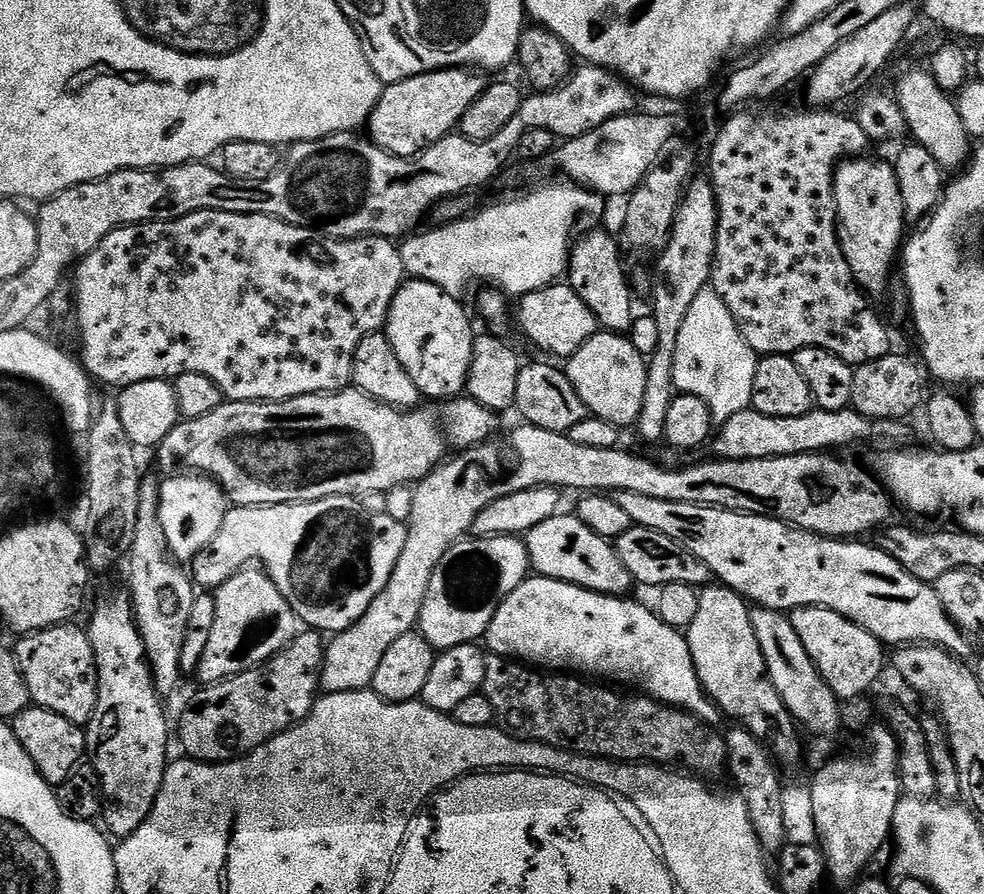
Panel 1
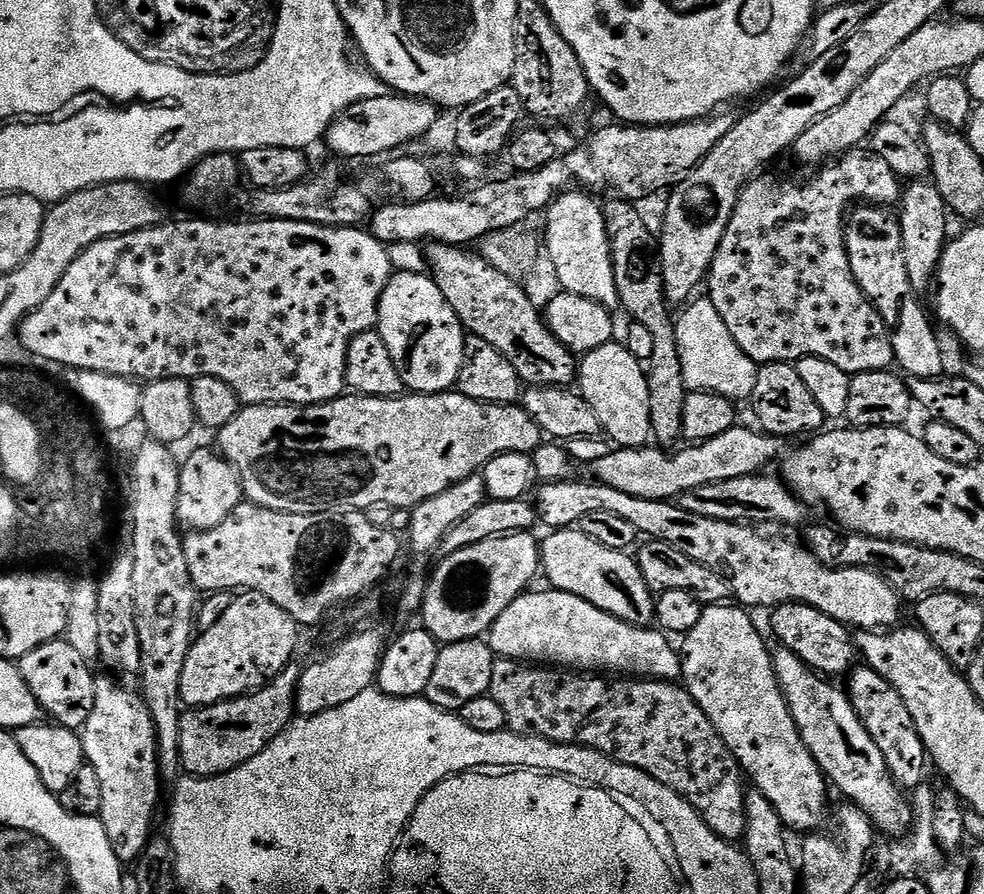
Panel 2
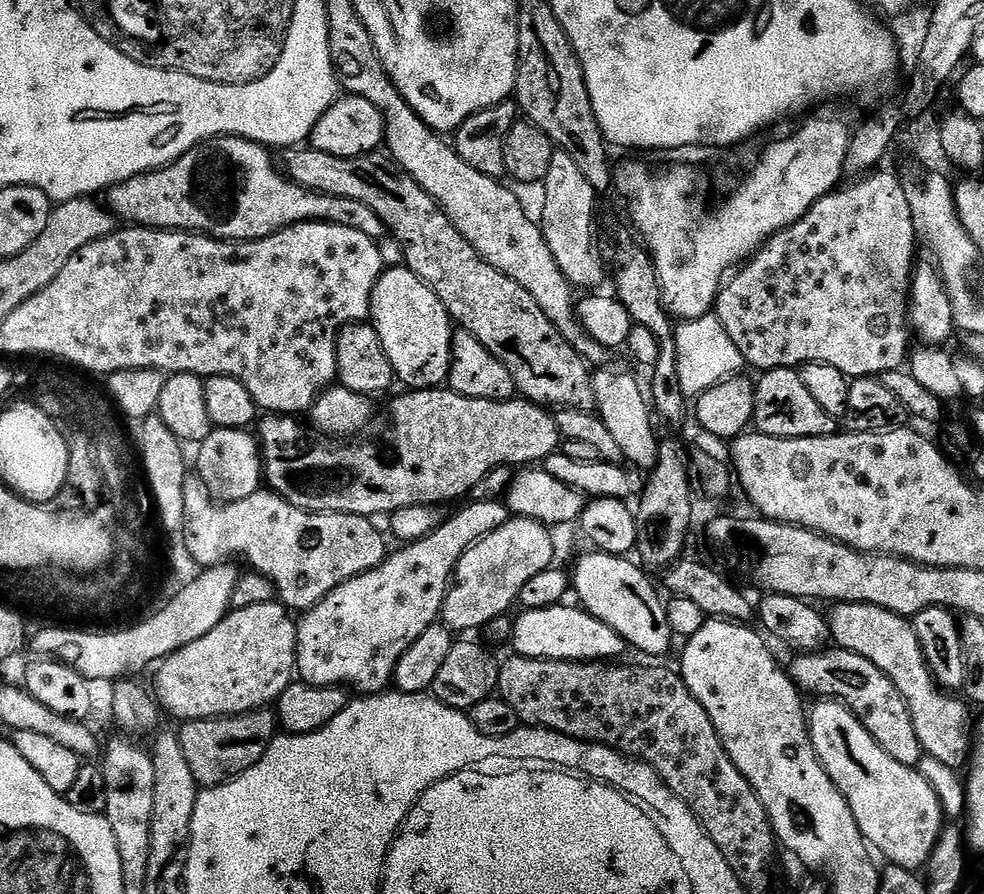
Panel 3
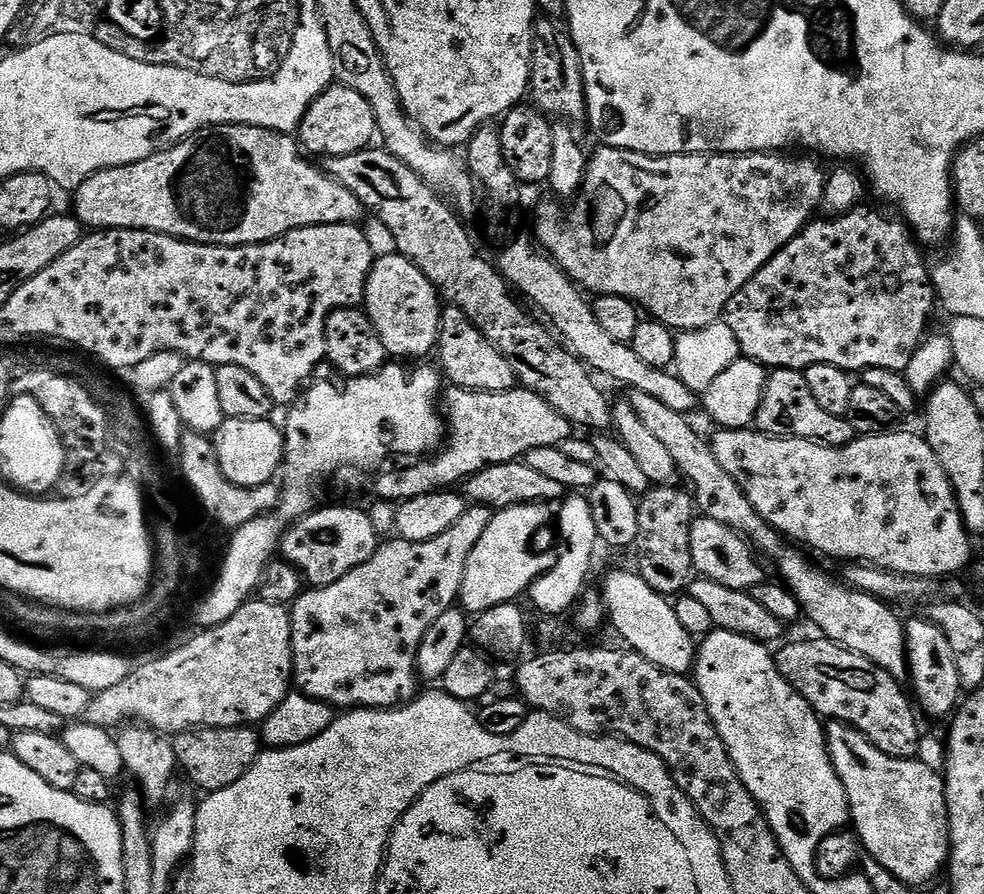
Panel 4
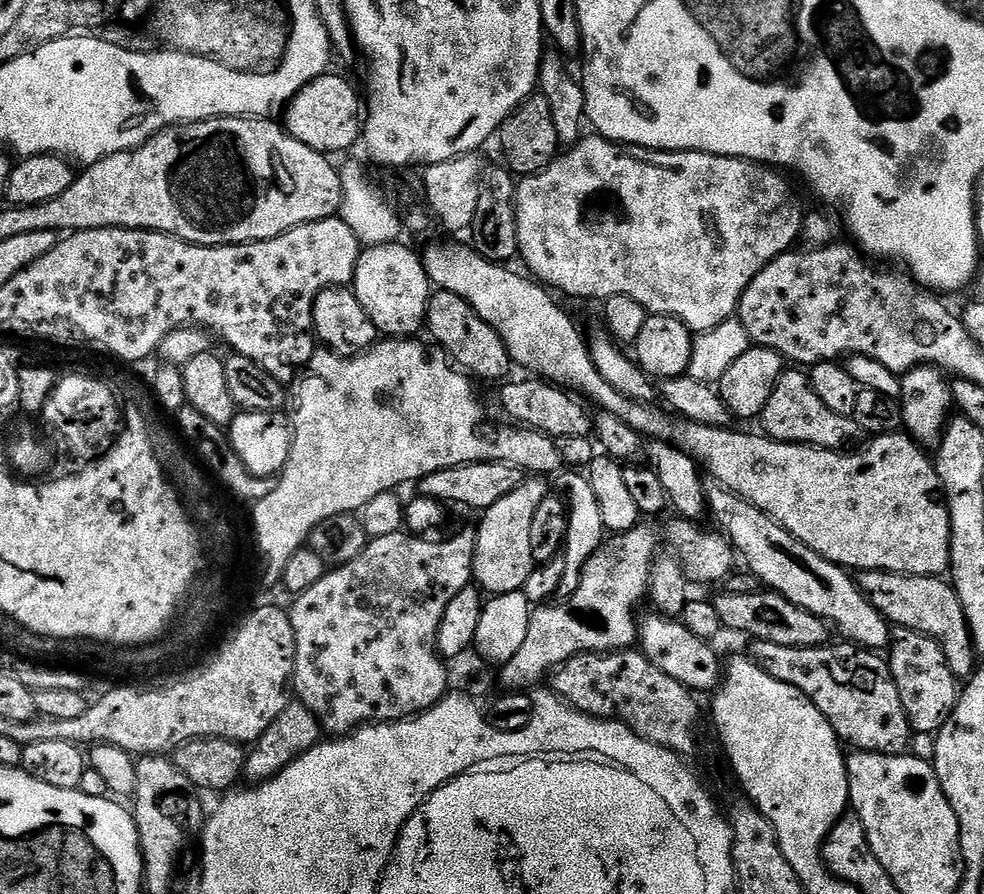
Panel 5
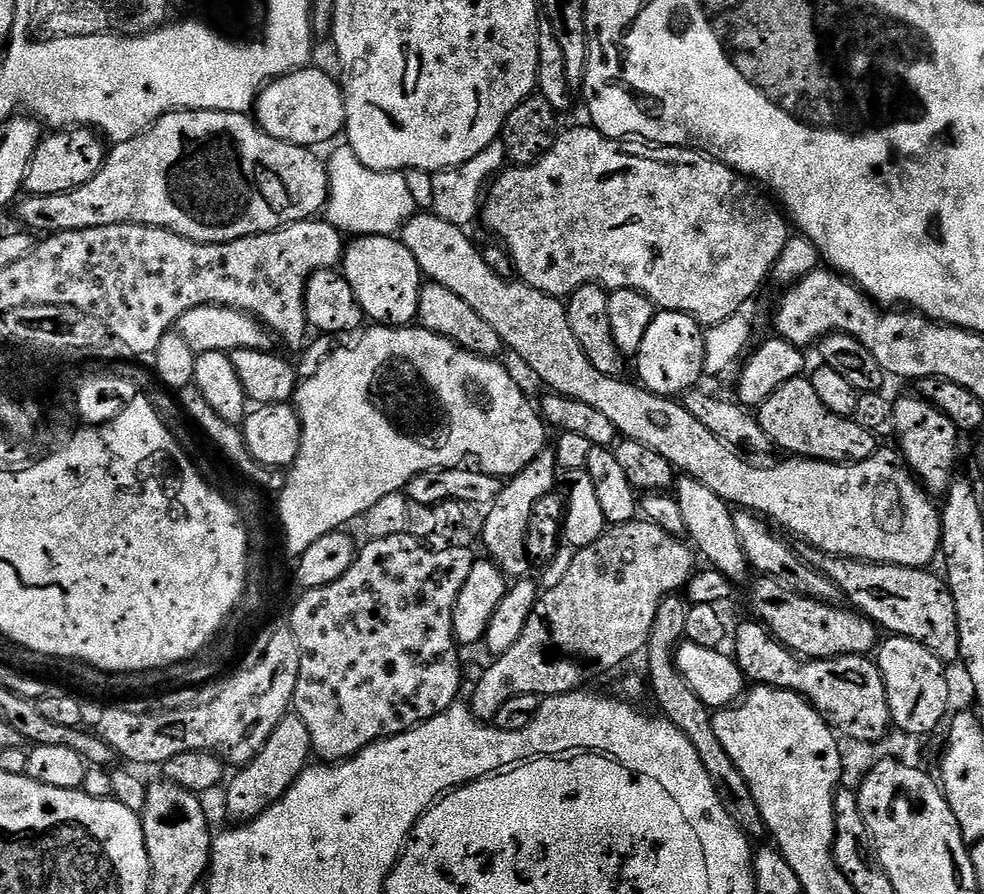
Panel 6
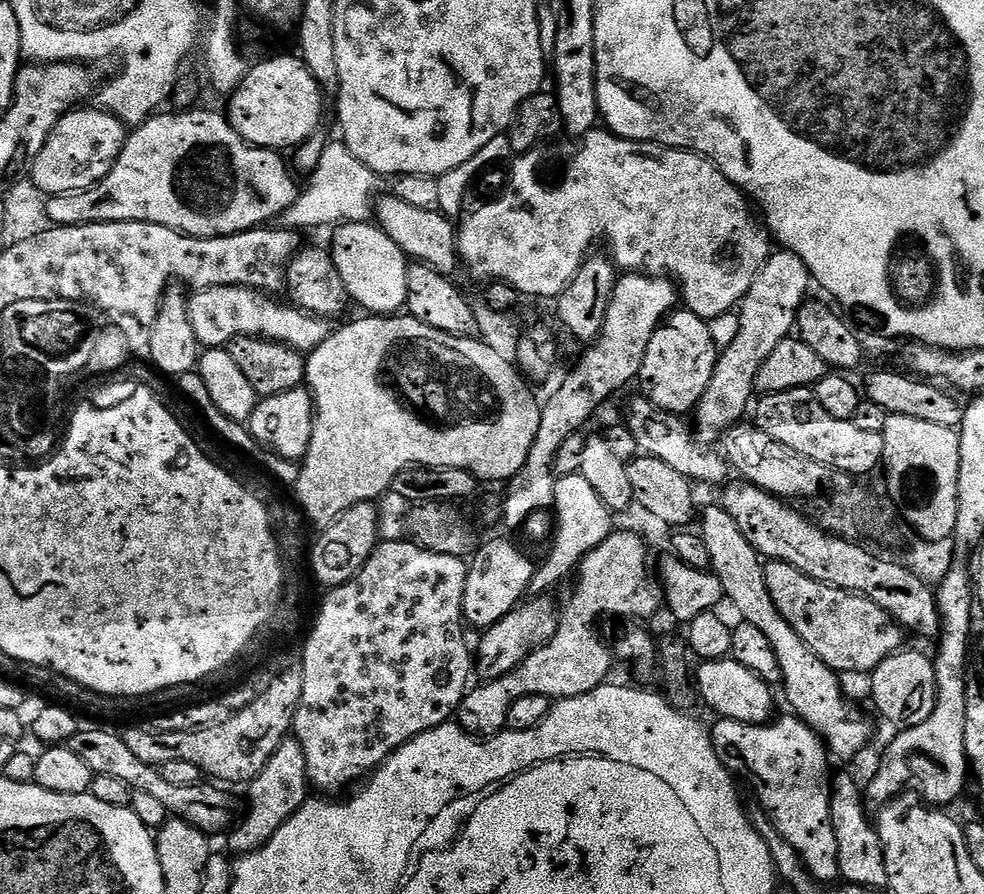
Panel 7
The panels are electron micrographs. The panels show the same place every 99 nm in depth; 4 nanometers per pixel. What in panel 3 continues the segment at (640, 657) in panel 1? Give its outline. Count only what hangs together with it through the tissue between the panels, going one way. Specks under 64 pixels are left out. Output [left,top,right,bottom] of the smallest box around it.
[510,603,626,662]

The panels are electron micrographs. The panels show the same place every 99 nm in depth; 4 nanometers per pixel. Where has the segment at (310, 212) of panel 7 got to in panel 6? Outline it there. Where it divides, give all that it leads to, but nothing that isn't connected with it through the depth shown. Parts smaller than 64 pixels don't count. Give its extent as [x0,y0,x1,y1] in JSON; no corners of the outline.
[326,146,418,237]

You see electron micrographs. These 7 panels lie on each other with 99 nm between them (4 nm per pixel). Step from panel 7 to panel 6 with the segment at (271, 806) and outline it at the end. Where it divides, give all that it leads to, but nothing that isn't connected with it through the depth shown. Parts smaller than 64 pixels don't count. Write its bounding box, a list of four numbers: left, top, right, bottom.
[227,714,313,821]

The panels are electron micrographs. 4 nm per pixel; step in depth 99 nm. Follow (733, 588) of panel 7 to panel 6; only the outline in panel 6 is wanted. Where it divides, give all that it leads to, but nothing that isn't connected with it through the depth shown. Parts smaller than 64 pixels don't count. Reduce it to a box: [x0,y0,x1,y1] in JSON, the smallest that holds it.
[674,475,750,586]

